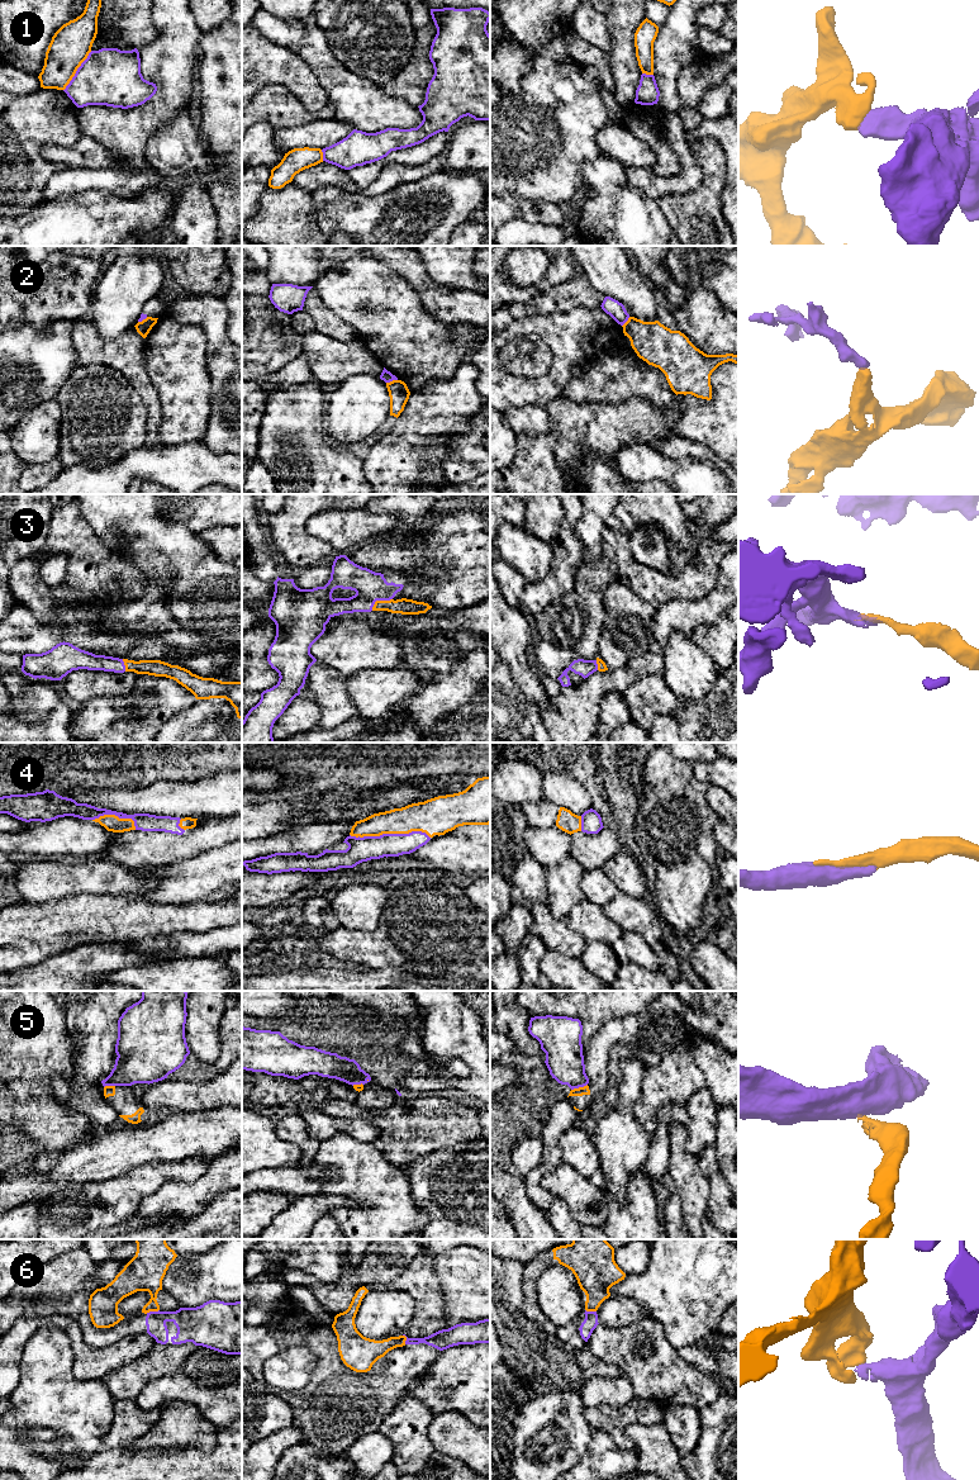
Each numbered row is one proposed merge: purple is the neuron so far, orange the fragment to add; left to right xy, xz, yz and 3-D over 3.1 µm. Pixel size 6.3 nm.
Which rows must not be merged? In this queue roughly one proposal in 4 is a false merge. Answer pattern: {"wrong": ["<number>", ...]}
{"wrong": ["1", "2", "5"]}

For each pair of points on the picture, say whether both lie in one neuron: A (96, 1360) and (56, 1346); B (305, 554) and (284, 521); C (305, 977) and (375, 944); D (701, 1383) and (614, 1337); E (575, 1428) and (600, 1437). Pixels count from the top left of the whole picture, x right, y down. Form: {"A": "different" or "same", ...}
{"A": "different", "B": "same", "C": "different", "D": "same", "E": "different"}

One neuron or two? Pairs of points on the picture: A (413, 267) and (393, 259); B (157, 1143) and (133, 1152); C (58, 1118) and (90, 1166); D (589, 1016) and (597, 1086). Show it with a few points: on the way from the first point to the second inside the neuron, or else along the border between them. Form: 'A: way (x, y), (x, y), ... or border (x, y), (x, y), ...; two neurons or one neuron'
A: way (408, 264), (403, 259), (398, 259); one neuron
B: way (151, 1143), (139, 1146); one neuron
C: border (96, 1133), (89, 1139), (66, 1148), (53, 1163); two neurons
D: border (614, 1018), (611, 1018), (595, 1033), (584, 1056); two neurons

